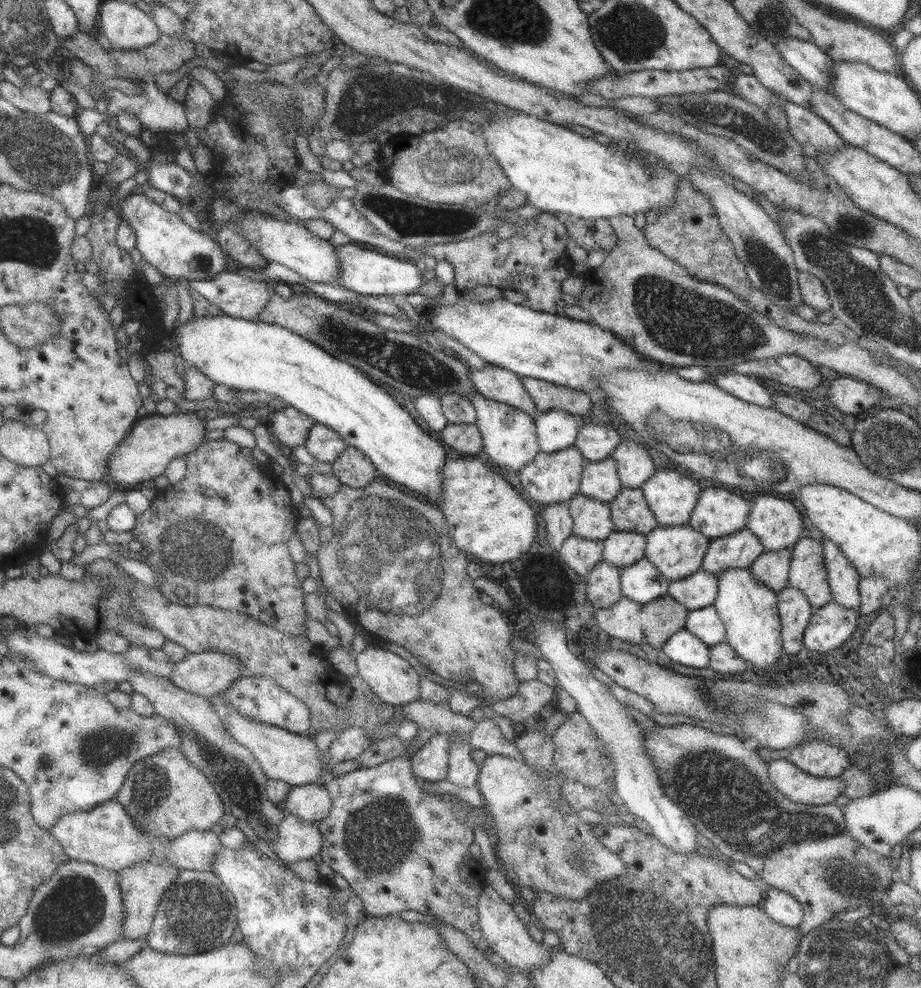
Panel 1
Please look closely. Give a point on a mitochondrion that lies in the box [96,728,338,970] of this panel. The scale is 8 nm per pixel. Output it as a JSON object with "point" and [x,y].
{"point":[199,914]}

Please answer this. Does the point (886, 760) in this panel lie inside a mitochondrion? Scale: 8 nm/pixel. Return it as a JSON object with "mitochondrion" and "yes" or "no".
{"mitochondrion":"no"}

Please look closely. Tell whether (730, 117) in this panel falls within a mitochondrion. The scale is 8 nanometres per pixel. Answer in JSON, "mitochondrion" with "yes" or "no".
{"mitochondrion":"yes"}

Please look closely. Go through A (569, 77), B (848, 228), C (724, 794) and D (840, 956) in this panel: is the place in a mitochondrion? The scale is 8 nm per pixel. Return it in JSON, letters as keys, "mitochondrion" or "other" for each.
{"A":"other","B":"mitochondrion","C":"mitochondrion","D":"mitochondrion"}

